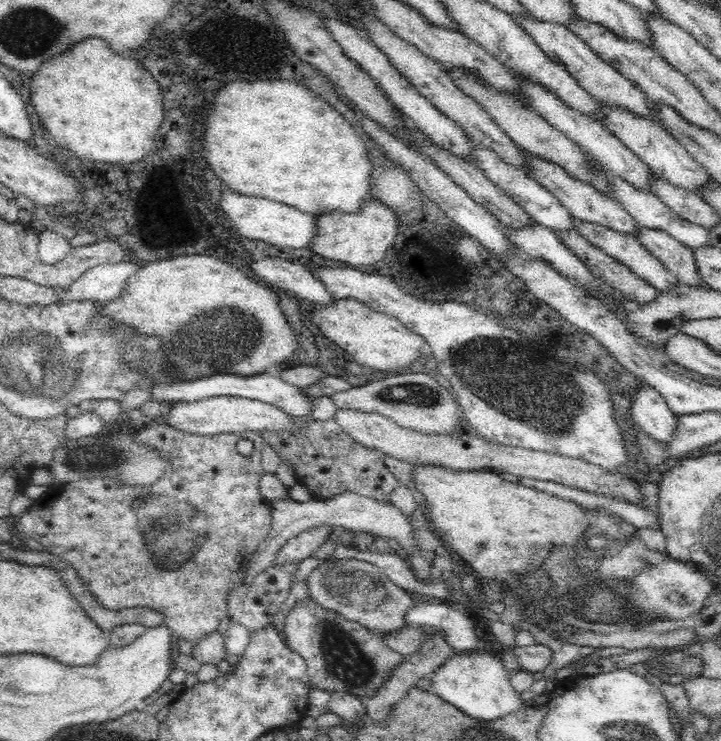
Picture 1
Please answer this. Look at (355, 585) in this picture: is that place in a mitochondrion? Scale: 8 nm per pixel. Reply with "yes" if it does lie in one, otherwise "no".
yes

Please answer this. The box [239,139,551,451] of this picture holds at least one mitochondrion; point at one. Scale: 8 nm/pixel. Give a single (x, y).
(419, 395)

